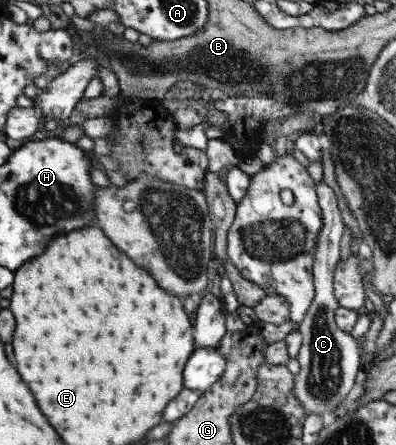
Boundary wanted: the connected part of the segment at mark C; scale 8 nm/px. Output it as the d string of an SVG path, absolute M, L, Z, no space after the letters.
M322 179L315 184L317 205L321 210L322 227L316 240L314 262L312 262L312 283L314 287L313 300L310 302L304 319L299 323L297 331L301 336L301 344L296 353L299 372L294 375L294 396L304 408L306 416L315 413L322 417L324 412L333 412L336 406L348 395L348 391L354 385L354 375L360 365L358 353L358 341L349 333L342 332L334 324L334 309L338 307L332 293L332 280L336 262L338 262L338 241L344 233L337 198L330 187L327 187Z

